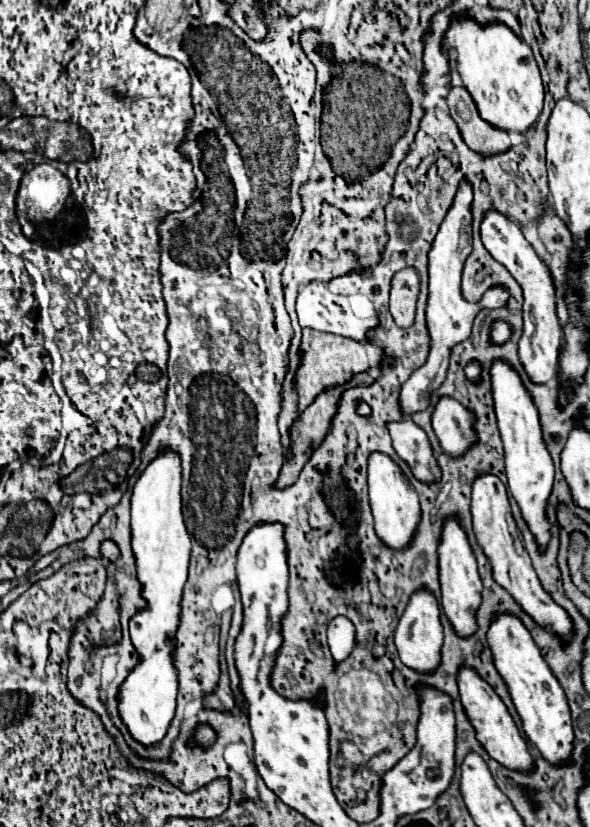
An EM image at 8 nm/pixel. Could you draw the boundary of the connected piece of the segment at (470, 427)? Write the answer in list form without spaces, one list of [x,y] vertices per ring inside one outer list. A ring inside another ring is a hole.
[[[448,396],[440,398],[432,414],[432,426],[440,440],[440,446],[454,458],[464,456],[478,442],[474,424],[474,414],[458,400],[452,400]]]

